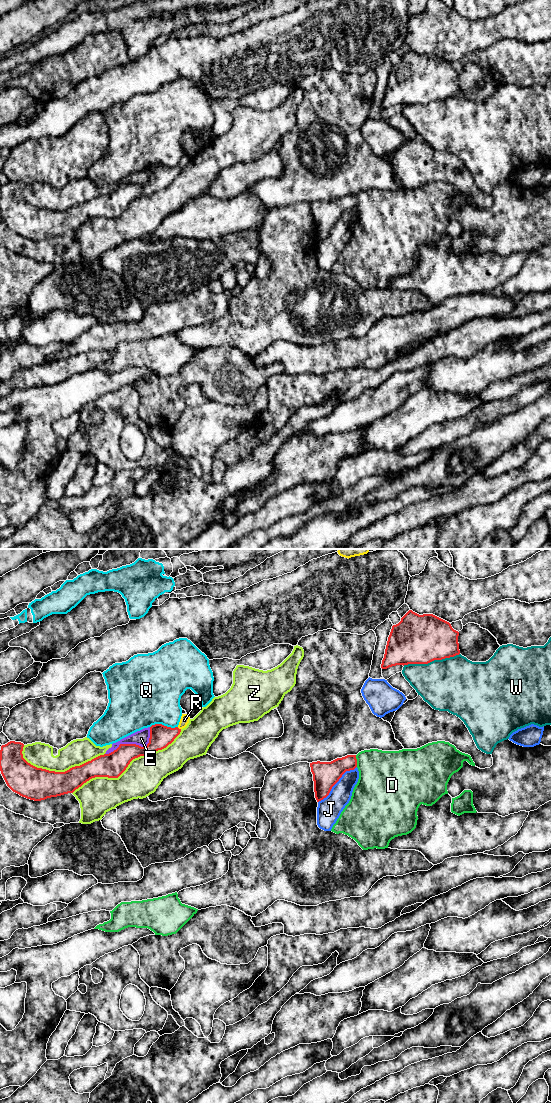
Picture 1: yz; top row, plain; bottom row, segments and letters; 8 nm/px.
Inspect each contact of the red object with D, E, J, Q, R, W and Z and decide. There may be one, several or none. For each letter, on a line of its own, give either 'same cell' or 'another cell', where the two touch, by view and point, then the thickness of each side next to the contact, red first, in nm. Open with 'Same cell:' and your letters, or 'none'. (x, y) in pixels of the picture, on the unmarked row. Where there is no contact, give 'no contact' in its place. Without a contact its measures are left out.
Same cell: none
D: another cell; contact yz (356, 201); calibres 190 and 400 nm
E: another cell; contact yz (134, 184); calibres 200 and 120 nm
J: another cell; contact yz (336, 222); calibres 200 and 190 nm
Q: another cell; contact yz (163, 165); calibres 180 and 460 nm
R: another cell; contact yz (178, 168); calibres 180 and 70 nm
W: another cell; contact yz (431, 101); calibres 400 and 440 nm
Z: another cell; contact yz (128, 204); calibres 200 and 300 nm

